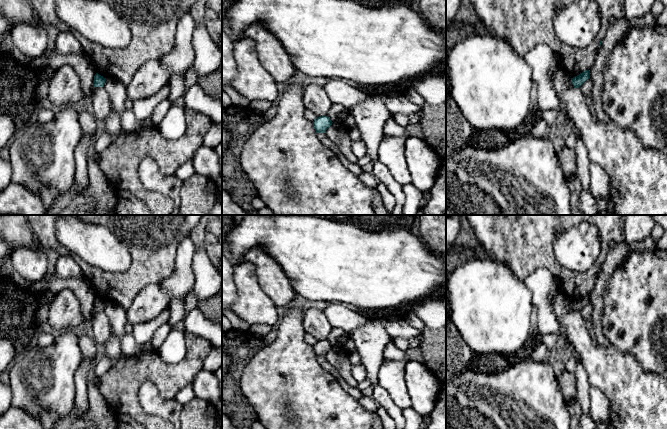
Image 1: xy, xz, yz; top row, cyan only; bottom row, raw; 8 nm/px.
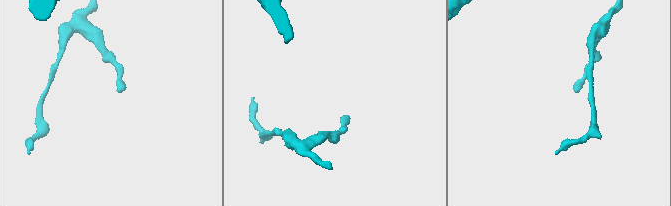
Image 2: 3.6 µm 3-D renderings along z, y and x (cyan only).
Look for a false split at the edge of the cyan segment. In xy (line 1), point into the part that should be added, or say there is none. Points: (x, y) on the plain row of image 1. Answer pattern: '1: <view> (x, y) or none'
1: none

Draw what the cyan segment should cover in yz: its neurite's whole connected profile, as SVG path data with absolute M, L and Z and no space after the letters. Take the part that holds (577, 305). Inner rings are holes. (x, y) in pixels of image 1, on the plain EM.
M586 294L579 299L571 302L574 312L579 312L587 303L590 302L590 294Z

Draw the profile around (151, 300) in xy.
M160 283L145 286L137 294L127 310L127 320L134 326L156 318L169 307L169 297L160 287Z

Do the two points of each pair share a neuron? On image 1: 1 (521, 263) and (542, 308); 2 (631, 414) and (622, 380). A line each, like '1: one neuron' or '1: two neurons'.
1: two neurons
2: one neuron

